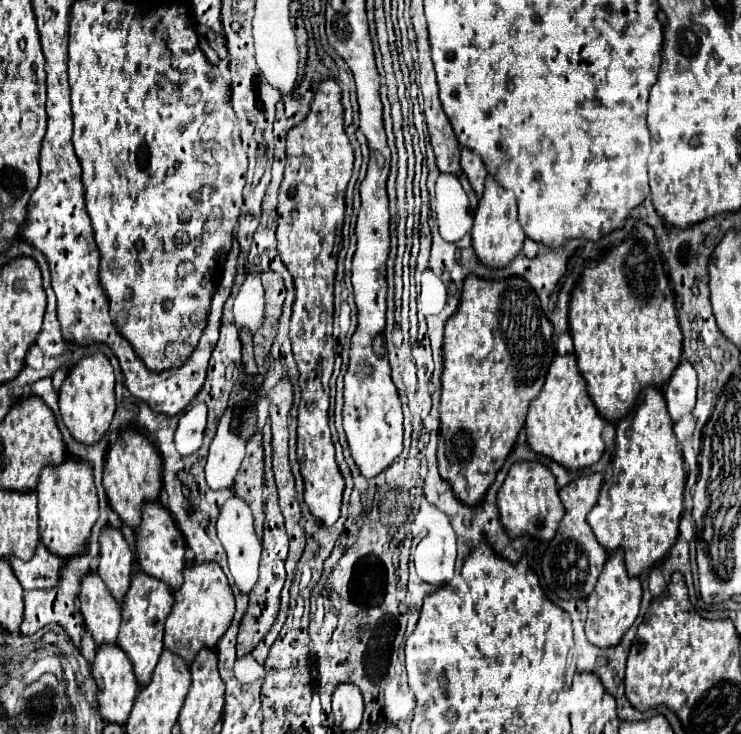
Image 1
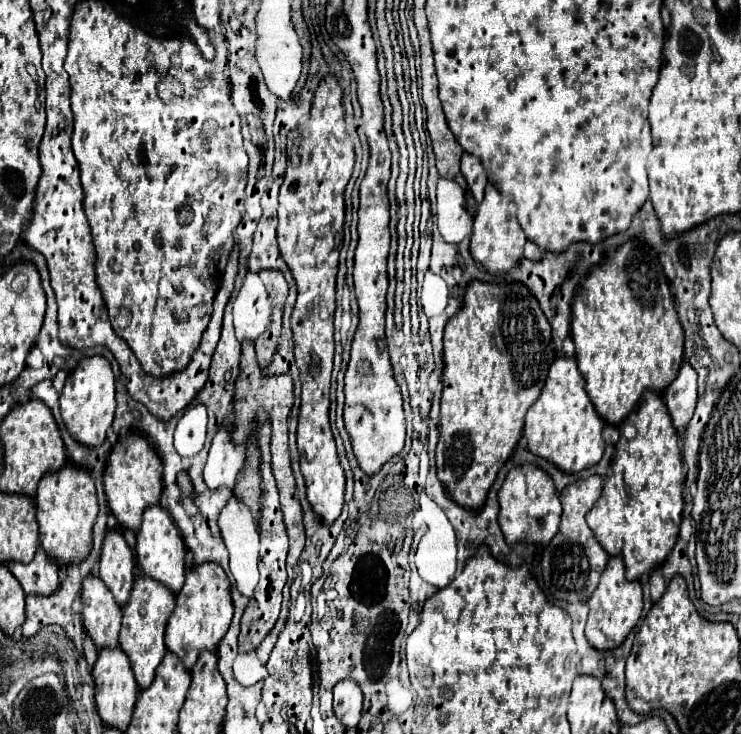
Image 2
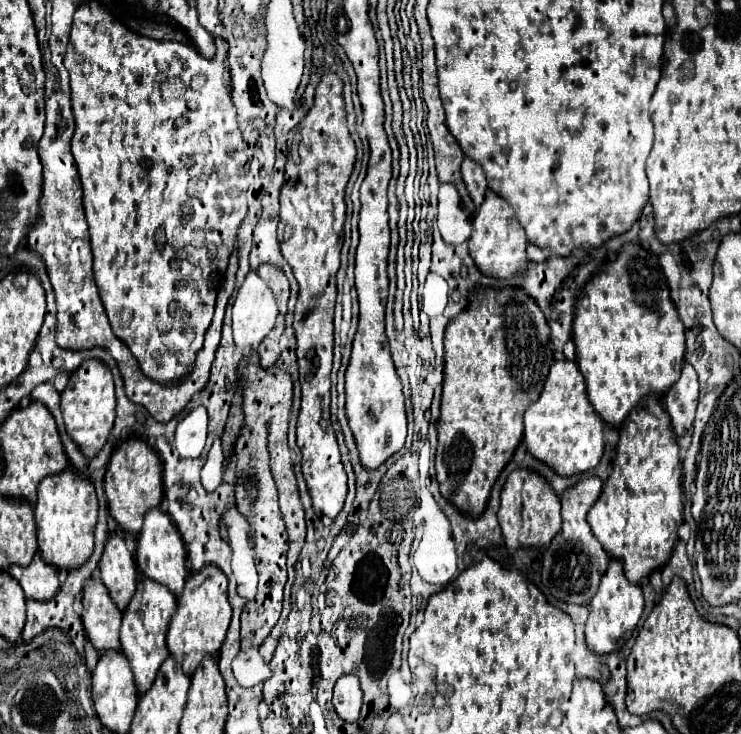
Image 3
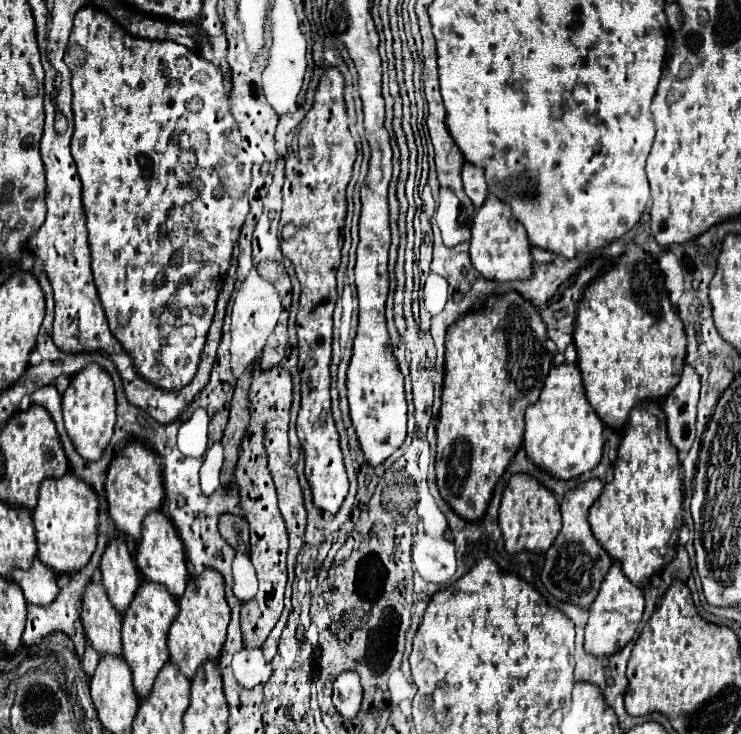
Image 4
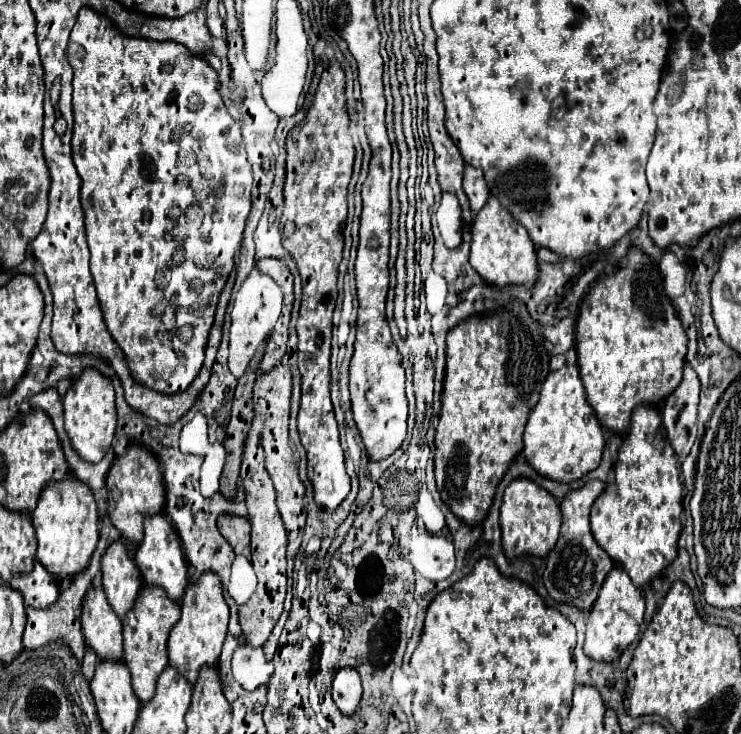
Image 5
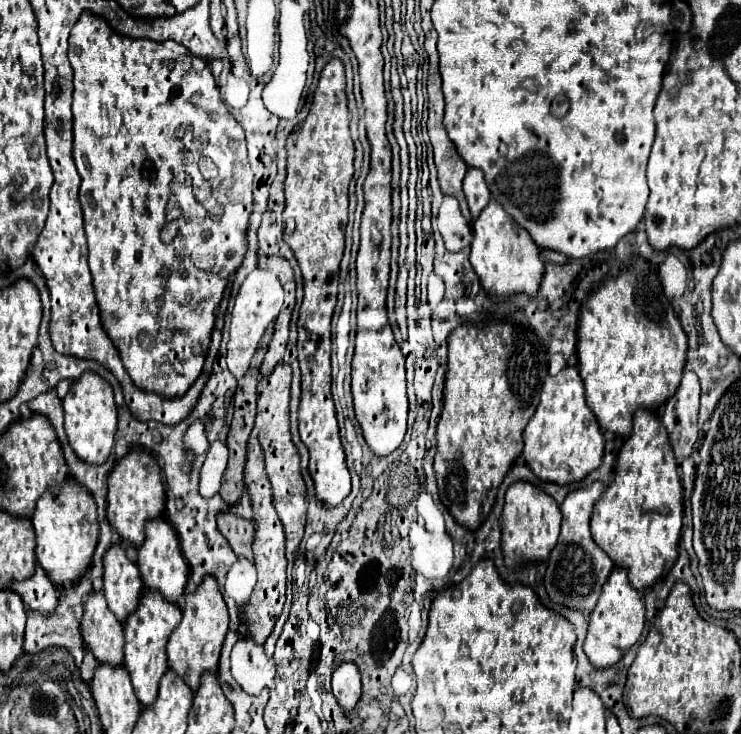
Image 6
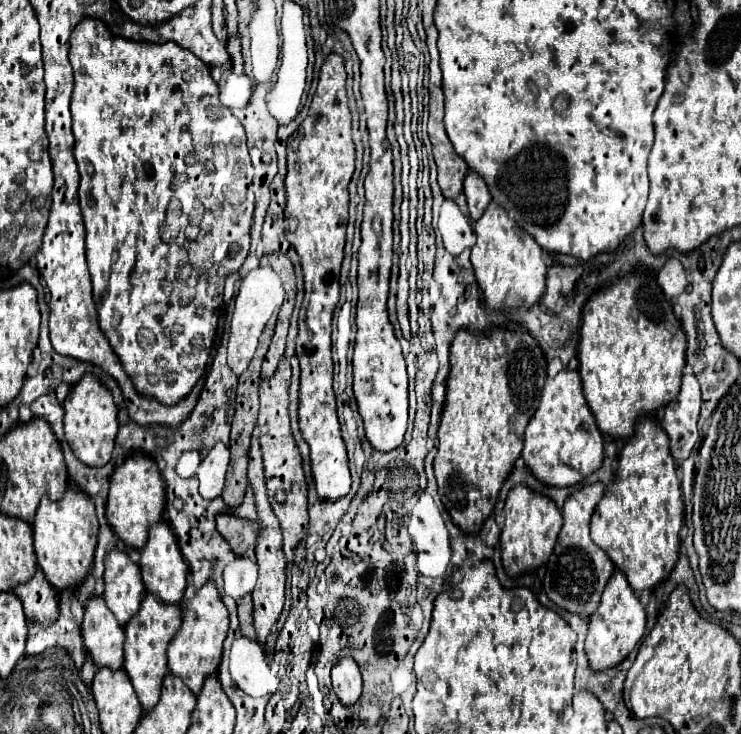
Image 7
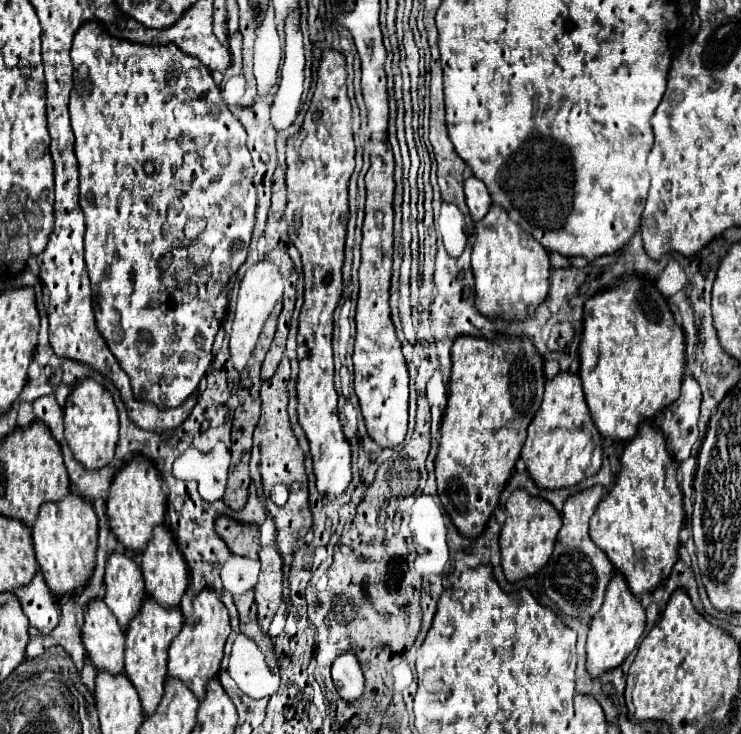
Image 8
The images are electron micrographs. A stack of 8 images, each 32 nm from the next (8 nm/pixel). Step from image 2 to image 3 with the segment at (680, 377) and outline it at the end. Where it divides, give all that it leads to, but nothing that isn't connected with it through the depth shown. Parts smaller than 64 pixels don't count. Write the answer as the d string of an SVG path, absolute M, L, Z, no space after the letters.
M686 362L682 366L680 378L664 394L664 406L672 418L672 428L682 450L686 450L690 444L690 428L696 404L698 404L698 376L696 370Z

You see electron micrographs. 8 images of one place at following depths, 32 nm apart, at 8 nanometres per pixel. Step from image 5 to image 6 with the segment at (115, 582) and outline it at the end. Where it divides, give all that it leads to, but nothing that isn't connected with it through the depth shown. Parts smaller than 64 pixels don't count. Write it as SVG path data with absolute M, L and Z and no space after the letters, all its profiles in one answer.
M112 544L104 554L104 596L108 608L120 622L134 612L142 590L144 582L140 580L140 570L128 560L120 544Z

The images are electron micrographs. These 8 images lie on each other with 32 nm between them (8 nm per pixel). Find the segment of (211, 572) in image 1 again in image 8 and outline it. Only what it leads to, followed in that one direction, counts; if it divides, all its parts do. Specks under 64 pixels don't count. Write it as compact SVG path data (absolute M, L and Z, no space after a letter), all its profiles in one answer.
M212 586L204 588L192 598L192 614L184 620L180 634L172 640L168 650L168 676L182 680L200 700L204 696L206 682L220 670L224 642L230 634L230 618L226 606L220 602Z

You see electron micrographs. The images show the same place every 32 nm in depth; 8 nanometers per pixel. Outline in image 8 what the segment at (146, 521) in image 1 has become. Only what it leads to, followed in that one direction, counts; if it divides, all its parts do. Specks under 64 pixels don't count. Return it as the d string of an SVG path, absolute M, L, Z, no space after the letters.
M164 524L156 526L152 532L152 538L148 542L148 546L142 552L142 576L144 576L144 584L146 584L146 592L158 600L162 606L166 608L174 608L180 604L180 598L184 596L186 588L188 588L188 566L184 564L184 558L180 556L176 538L172 534L172 530Z

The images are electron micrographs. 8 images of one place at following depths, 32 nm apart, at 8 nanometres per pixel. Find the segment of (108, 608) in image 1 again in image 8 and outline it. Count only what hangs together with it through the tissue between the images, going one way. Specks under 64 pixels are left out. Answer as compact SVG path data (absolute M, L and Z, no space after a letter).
M96 598L86 606L82 642L86 656L98 670L110 670L112 674L124 668L124 630L118 626L116 616L108 606Z

